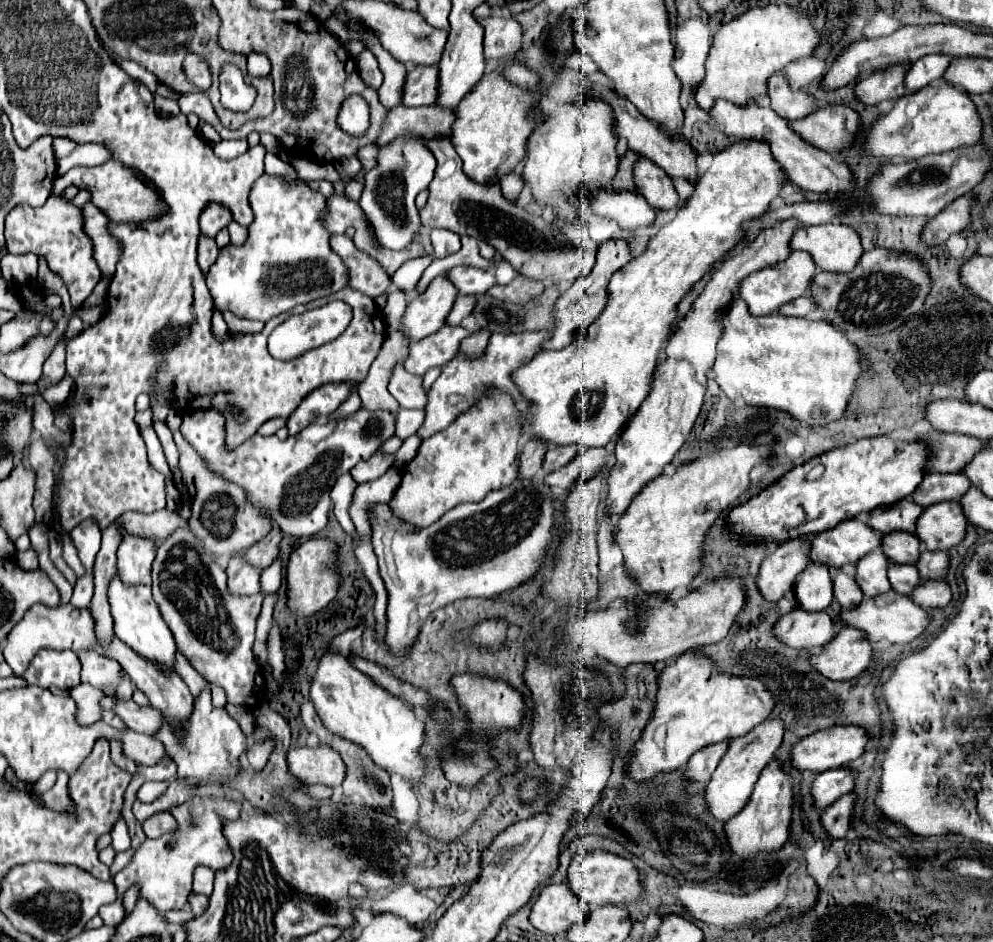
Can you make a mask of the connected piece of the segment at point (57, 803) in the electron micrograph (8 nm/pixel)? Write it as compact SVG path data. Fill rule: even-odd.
M57 772L57 784L49 792L41 794L41 802L49 810L75 814L75 806L73 806L73 800L69 798L69 784L67 782L69 782L69 776L65 772Z

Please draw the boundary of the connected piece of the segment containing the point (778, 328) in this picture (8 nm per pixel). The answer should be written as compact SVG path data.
M741 299L731 302L722 323L723 334L717 342L713 372L715 382L729 400L747 406L769 406L785 410L799 422L807 422L811 426L829 424L843 416L847 402L855 390L855 380L861 374L861 356L857 354L857 348L833 324L791 316L757 318L749 314L747 304Z

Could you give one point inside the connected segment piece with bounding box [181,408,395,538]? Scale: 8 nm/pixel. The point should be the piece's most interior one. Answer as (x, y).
(290, 480)

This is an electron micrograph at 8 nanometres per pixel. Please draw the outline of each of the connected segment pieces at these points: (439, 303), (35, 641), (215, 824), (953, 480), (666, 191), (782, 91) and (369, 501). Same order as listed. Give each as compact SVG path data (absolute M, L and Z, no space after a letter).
M445 276L433 278L425 292L415 296L401 318L401 330L407 340L421 340L445 326L445 316L453 308L457 288Z
M69 603L60 604L56 608L49 608L43 604L35 604L23 618L17 622L17 626L7 636L7 662L13 670L13 674L21 676L37 650L43 648L55 648L55 650L89 650L93 648L95 634L93 634L93 618L89 610L75 610Z
M195 796L193 800L175 806L171 814L179 822L177 832L163 834L157 840L145 840L141 848L135 852L131 864L117 872L113 882L117 886L119 898L113 904L105 904L99 910L101 920L107 926L117 926L125 918L125 906L123 906L123 894L139 884L139 898L149 900L159 914L175 908L183 908L187 902L187 896L193 886L193 870L197 864L211 866L213 870L221 870L231 864L233 854L229 850L227 840L223 838L223 820L235 820L241 812L239 800L225 800L225 798L211 798L211 796Z
M925 470L921 486L917 486L911 496L913 502L919 502L919 506L927 508L943 500L959 500L969 486L971 482L963 474L937 474L933 470Z
M641 156L633 164L633 180L637 186L637 192L653 206L661 210L679 208L683 202L679 200L679 194L675 192L675 186L671 178L665 174L663 168L653 164L649 158Z
M773 74L773 78L769 78L767 82L767 94L771 100L771 108L787 118L787 120L797 120L807 116L809 112L815 110L813 98L807 92L793 92L789 88L789 82L781 76L781 74Z
M389 468L381 478L373 480L373 482L359 484L353 492L353 500L349 506L349 514L351 514L351 520L357 530L355 556L357 556L359 564L363 566L365 576L371 582L371 586L375 588L375 592L385 590L385 584L379 576L377 556L373 554L373 546L371 546L371 518L369 518L369 514L371 514L373 506L387 504L393 498L393 492L397 490L399 482L401 482L399 470Z

